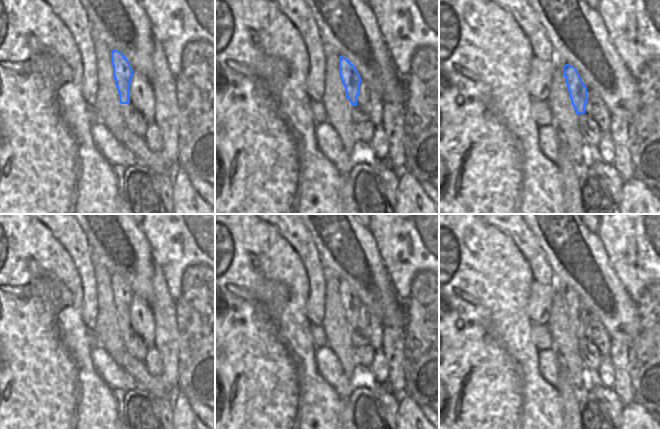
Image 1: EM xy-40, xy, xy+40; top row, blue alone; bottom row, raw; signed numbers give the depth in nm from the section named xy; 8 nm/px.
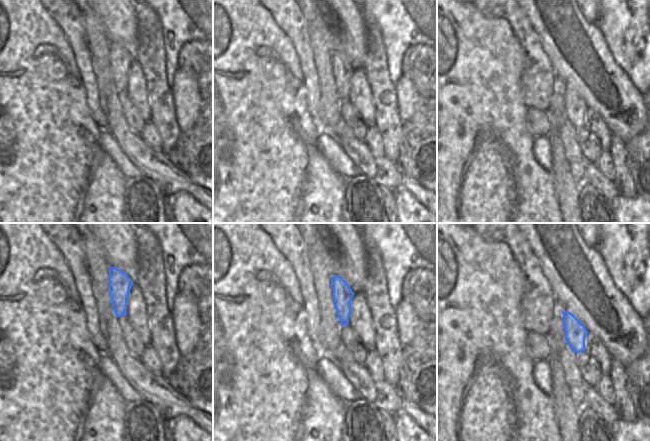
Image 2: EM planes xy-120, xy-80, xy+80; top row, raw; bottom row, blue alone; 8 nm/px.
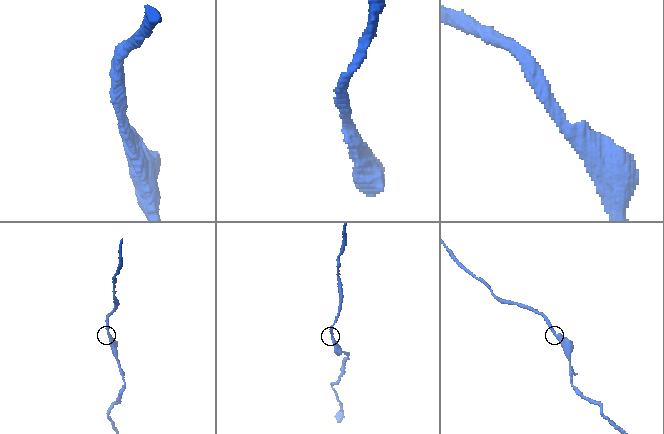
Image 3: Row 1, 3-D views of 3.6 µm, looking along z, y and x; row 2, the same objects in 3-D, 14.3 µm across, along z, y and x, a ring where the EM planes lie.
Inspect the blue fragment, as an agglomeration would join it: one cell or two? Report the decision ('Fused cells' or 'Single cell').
Single cell.

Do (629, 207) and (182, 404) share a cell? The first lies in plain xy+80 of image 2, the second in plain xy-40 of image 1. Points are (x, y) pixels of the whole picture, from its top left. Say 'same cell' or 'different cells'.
same cell

